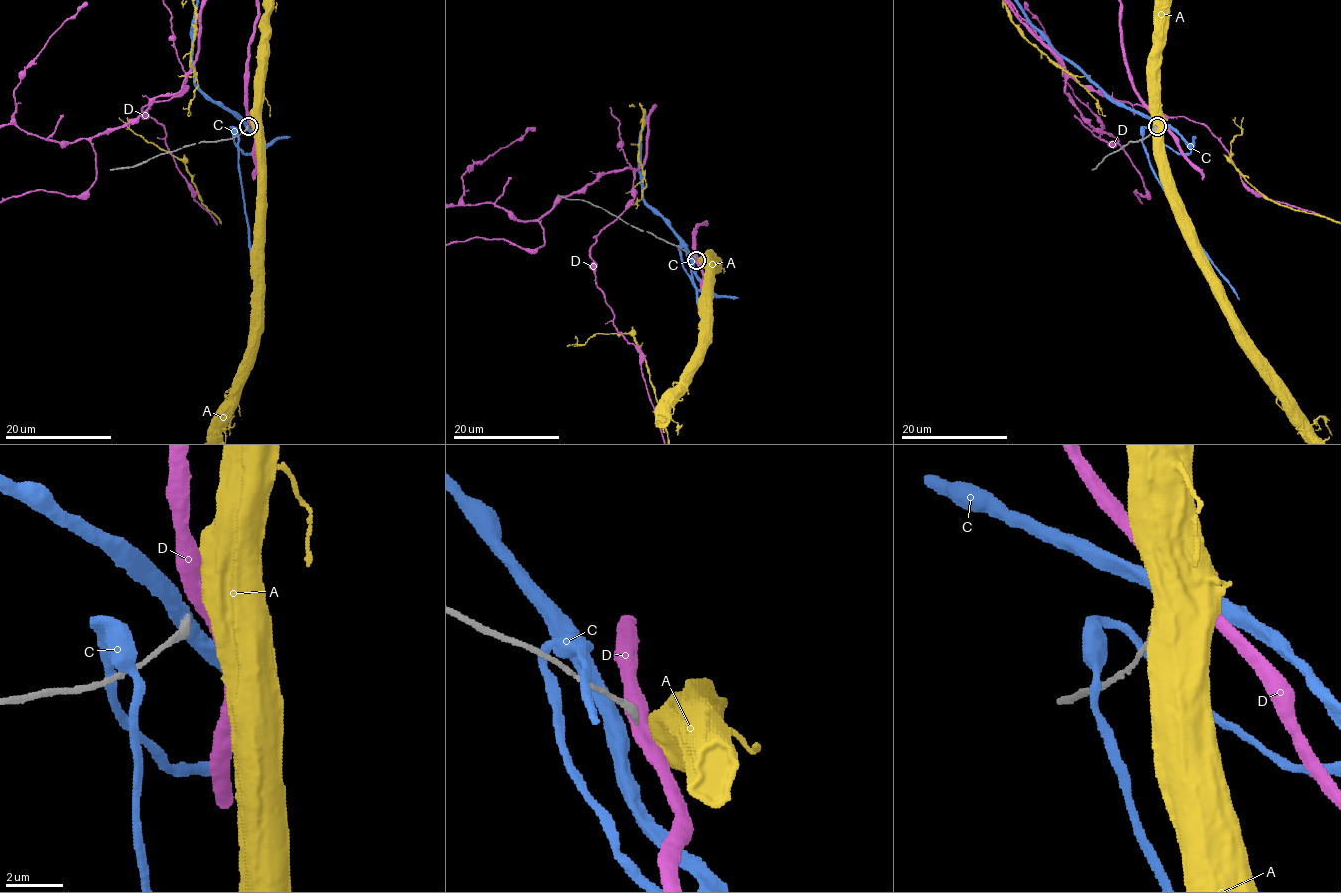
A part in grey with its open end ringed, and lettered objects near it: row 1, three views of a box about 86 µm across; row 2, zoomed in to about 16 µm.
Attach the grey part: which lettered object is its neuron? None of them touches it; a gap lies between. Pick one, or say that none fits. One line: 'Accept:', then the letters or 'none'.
Accept: none

